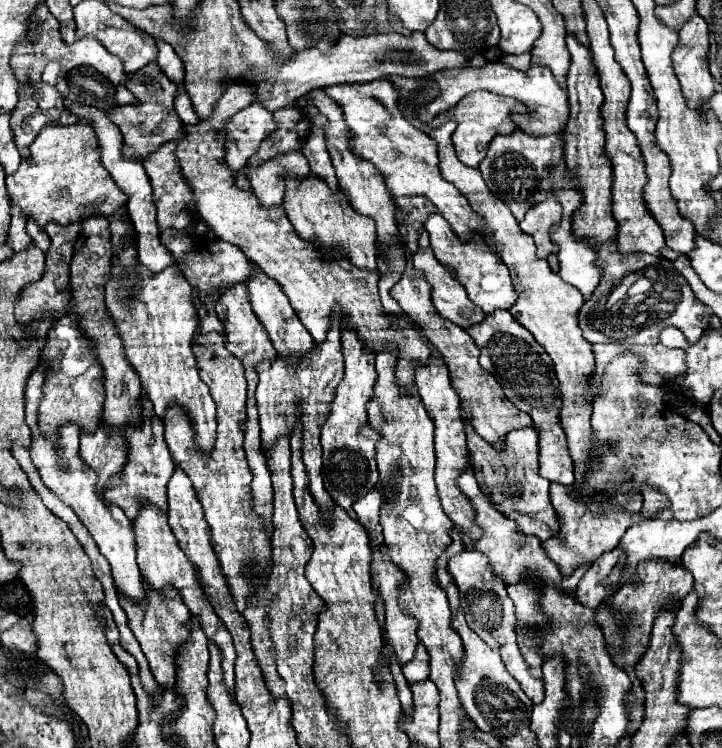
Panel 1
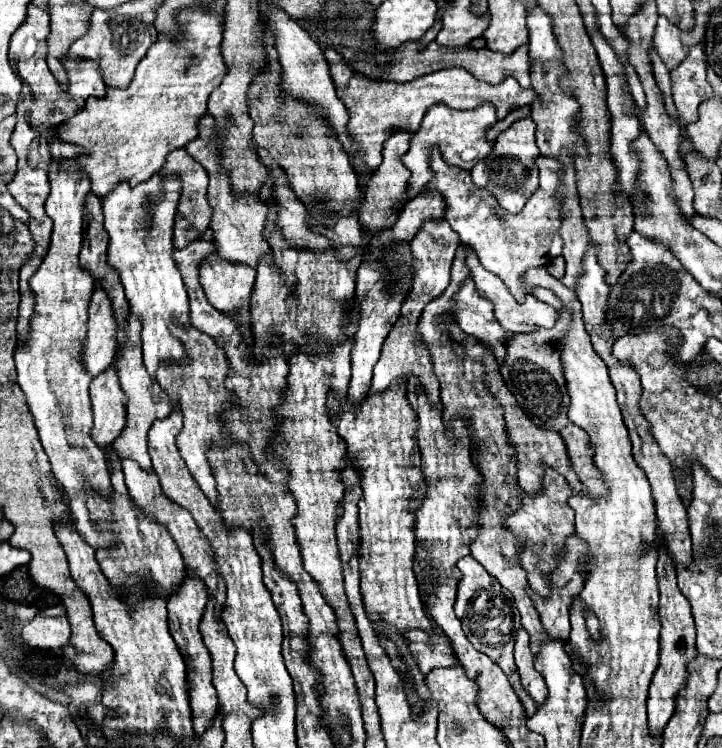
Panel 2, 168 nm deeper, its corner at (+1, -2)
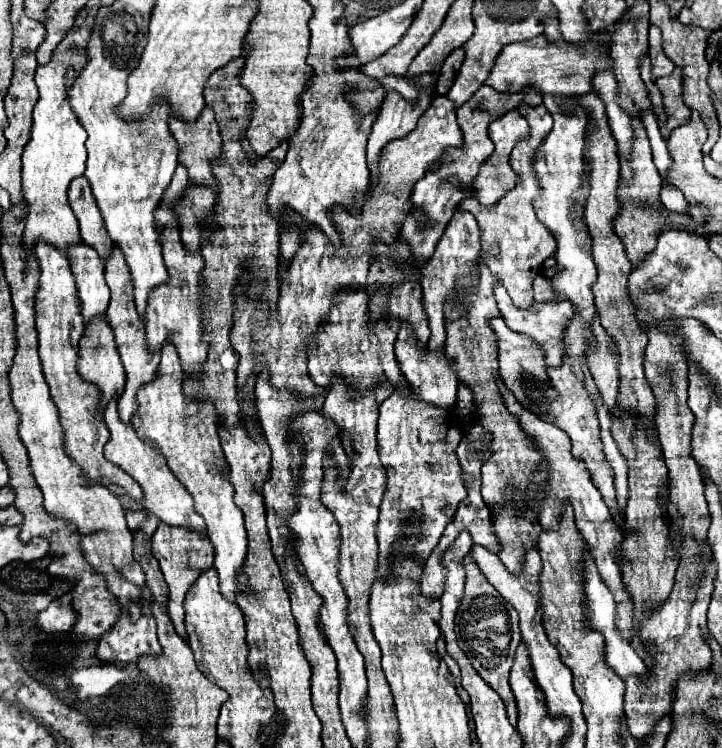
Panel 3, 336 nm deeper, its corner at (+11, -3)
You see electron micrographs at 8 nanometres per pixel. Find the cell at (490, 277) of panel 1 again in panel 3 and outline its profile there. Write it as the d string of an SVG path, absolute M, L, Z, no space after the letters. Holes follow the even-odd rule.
M501 285L493 287L493 295L497 299L497 307L499 307L501 317L507 323L507 327L515 333L523 333L523 335L531 337L545 351L545 363L557 365L557 361L561 361L561 329L565 327L565 321L569 321L569 317L573 315L571 303L569 301L559 301L559 303L533 305L529 309L517 309L517 307L513 307L507 291Z

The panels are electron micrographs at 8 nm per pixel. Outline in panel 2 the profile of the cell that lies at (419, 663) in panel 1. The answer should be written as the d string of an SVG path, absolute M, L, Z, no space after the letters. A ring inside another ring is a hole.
M444 634L432 637L433 643L409 642L409 650L415 656L421 674L427 676L434 668L451 668L456 664L451 645L445 640Z

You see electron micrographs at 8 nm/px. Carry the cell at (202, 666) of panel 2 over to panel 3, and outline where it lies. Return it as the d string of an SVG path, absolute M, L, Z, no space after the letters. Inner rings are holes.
M159 525L153 533L153 555L157 557L161 571L165 575L165 581L169 585L169 601L167 601L167 613L173 621L173 627L181 639L189 639L185 631L185 609L183 601L189 591L189 587L197 581L197 577L207 571L213 565L213 547L207 537L197 537L197 533L189 533L189 529L169 529L169 525Z

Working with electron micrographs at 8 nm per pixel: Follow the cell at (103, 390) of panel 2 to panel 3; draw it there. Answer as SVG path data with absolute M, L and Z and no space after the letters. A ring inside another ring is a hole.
M105 317L93 321L89 325L89 337L79 341L77 373L83 381L99 389L99 409L105 409L113 397L123 393L125 371L121 369L121 361L117 361L117 353L113 353L113 333L109 333Z

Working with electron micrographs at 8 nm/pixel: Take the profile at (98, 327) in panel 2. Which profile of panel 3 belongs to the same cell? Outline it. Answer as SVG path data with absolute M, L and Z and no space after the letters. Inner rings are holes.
M77 245L73 249L73 265L71 273L75 277L79 301L81 301L81 317L87 325L91 319L105 315L105 309L109 305L109 287L103 279L105 265L97 257L95 249L89 249L89 245Z

